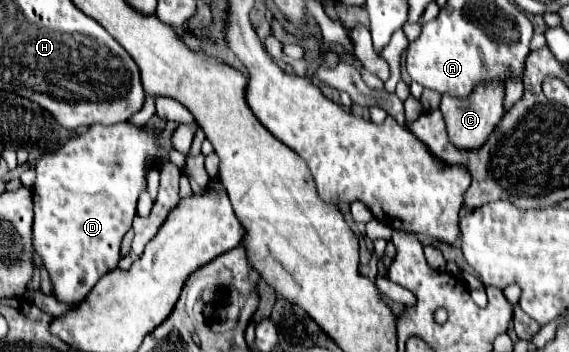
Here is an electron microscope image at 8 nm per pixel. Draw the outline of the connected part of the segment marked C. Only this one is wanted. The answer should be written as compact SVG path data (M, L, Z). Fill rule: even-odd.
M499 81L477 85L473 89L473 93L467 95L465 99L443 95L439 109L441 109L443 117L445 117L447 133L449 133L451 143L455 147L459 147L459 149L475 149L475 147L481 147L487 141L487 135L491 135L491 131L499 123L501 115L505 113L505 109L503 109L503 97L505 97L505 87Z

